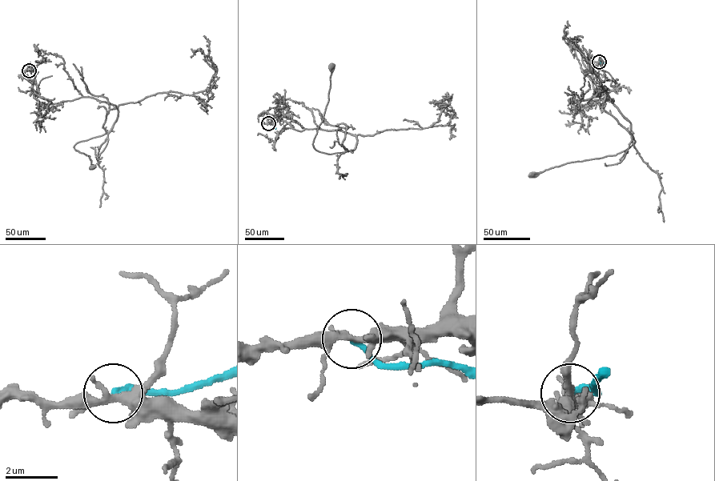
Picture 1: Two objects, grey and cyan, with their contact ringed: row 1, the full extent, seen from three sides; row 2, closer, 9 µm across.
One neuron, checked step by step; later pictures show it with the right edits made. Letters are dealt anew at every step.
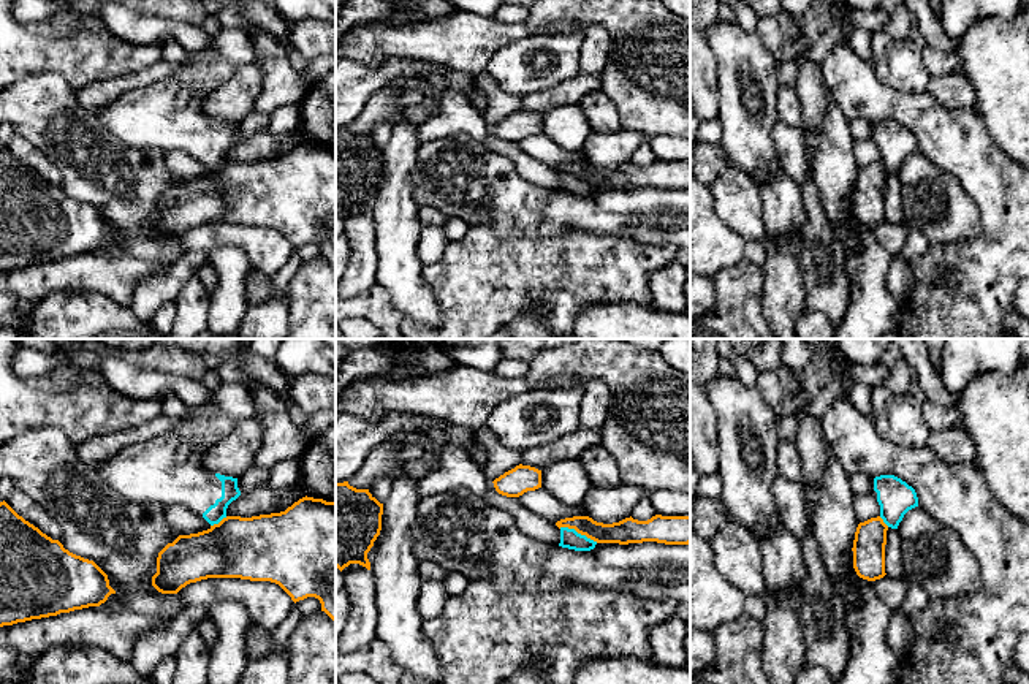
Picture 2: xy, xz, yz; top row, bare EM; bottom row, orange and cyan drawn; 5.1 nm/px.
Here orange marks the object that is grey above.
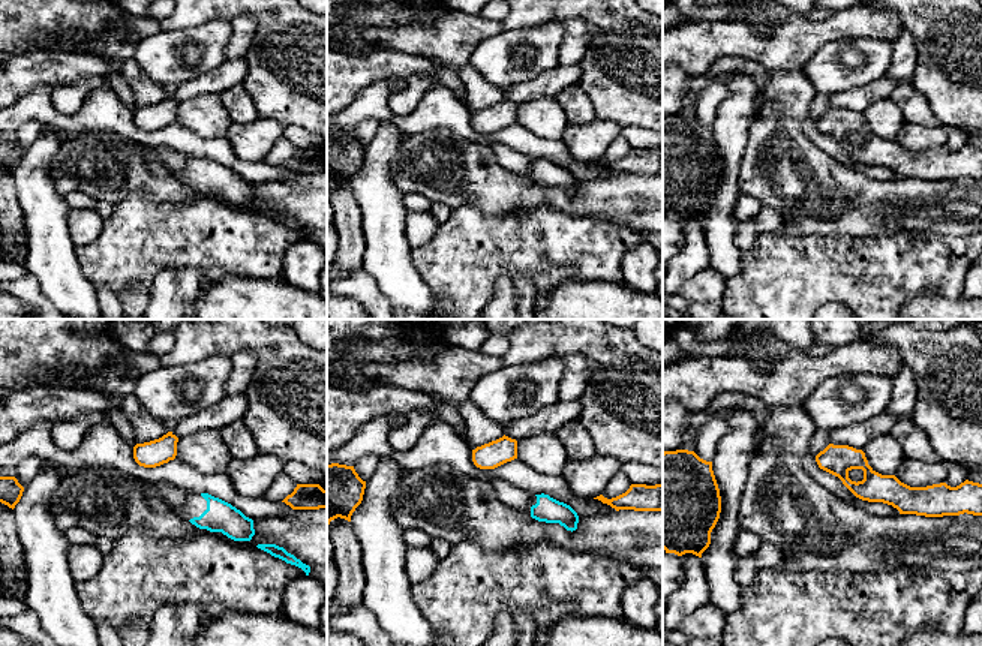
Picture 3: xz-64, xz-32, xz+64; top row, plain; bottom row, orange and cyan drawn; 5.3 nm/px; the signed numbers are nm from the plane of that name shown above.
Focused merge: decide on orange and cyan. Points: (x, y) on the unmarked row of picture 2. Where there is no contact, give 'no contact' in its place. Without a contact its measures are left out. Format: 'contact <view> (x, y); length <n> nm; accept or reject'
contact xz (578, 178); length 220 nm; reject

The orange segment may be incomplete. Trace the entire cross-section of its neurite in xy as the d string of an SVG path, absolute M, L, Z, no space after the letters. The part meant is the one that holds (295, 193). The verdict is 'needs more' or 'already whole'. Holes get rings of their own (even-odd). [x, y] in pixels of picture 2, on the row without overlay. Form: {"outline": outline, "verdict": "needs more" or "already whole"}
{"outline": "M306 141L280 158L252 163L226 162L207 176L179 180L158 198L152 231L161 239L177 239L187 230L207 223L275 228L294 249L307 242L318 244L321 256L336 268L336 147Z", "verdict": "already whole"}

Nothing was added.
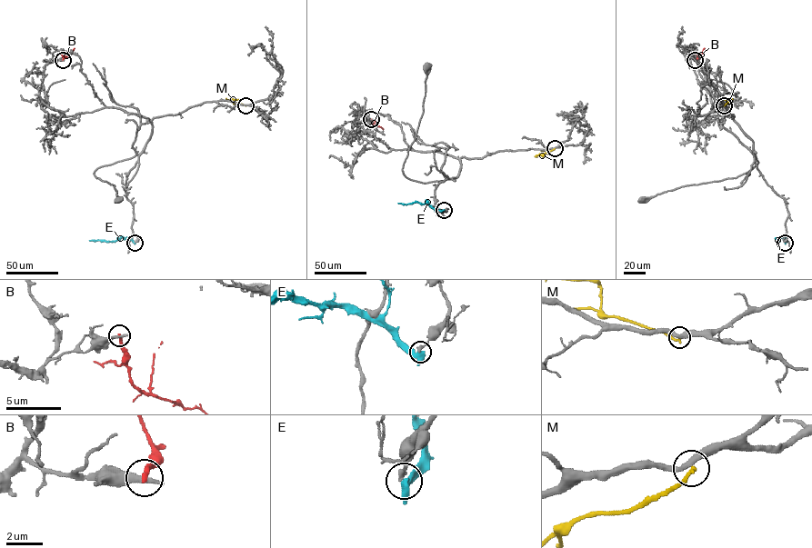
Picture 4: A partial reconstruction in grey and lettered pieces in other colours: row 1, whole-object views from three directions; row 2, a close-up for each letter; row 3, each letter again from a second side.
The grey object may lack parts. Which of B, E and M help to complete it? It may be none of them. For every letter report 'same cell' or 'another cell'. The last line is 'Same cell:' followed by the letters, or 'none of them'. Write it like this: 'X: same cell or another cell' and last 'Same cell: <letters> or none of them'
B: another cell
E: another cell
M: another cell
Same cell: none of them

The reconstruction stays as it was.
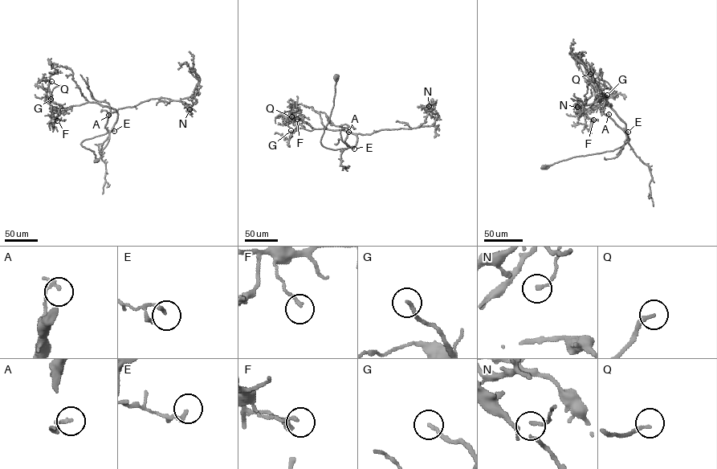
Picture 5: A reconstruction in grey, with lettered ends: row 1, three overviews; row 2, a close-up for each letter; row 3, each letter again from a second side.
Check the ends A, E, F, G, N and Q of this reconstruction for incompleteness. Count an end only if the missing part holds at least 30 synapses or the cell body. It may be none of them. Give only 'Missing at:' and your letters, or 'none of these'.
Missing at: Q

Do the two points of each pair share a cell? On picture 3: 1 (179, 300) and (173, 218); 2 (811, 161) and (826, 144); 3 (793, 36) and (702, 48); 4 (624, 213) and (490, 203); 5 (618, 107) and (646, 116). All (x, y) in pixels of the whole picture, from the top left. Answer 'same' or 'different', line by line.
1: different
2: different
3: same
4: same
5: same

